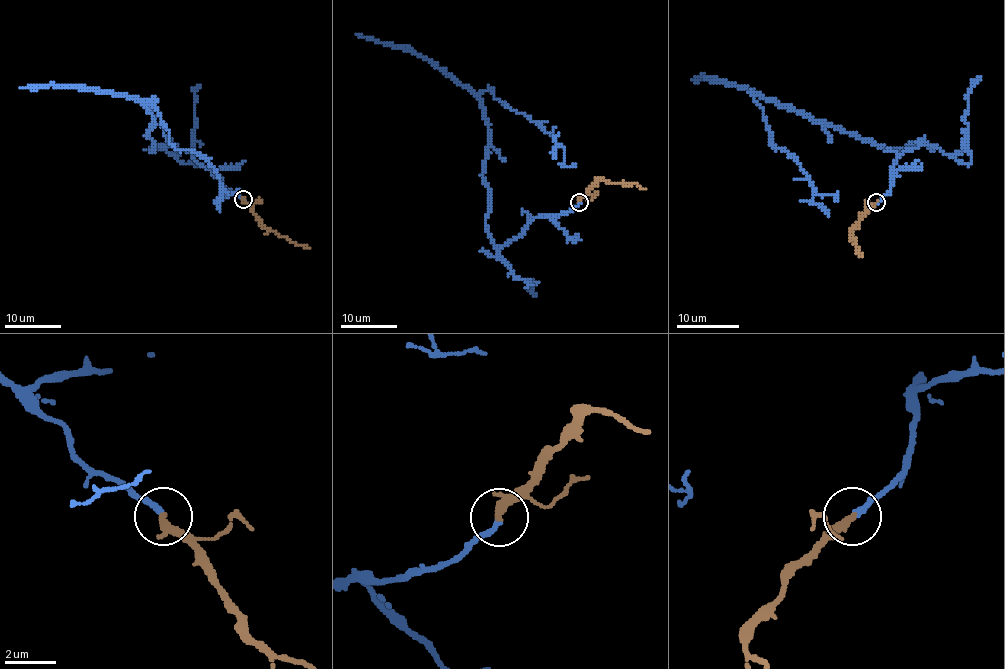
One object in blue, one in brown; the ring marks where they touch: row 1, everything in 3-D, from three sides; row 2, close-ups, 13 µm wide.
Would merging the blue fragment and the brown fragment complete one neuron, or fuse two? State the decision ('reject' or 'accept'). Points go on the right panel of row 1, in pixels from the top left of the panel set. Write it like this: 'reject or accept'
accept

